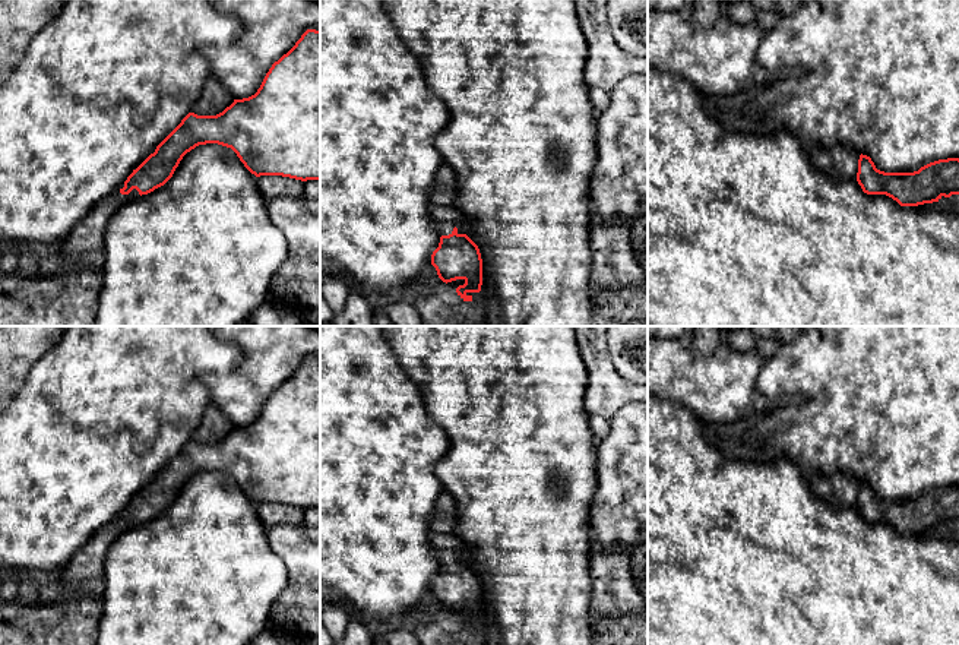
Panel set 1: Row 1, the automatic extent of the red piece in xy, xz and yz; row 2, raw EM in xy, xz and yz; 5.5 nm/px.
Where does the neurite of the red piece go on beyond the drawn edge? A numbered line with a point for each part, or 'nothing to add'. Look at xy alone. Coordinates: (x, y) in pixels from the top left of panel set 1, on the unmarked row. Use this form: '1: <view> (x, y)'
1: xy (86, 563)

